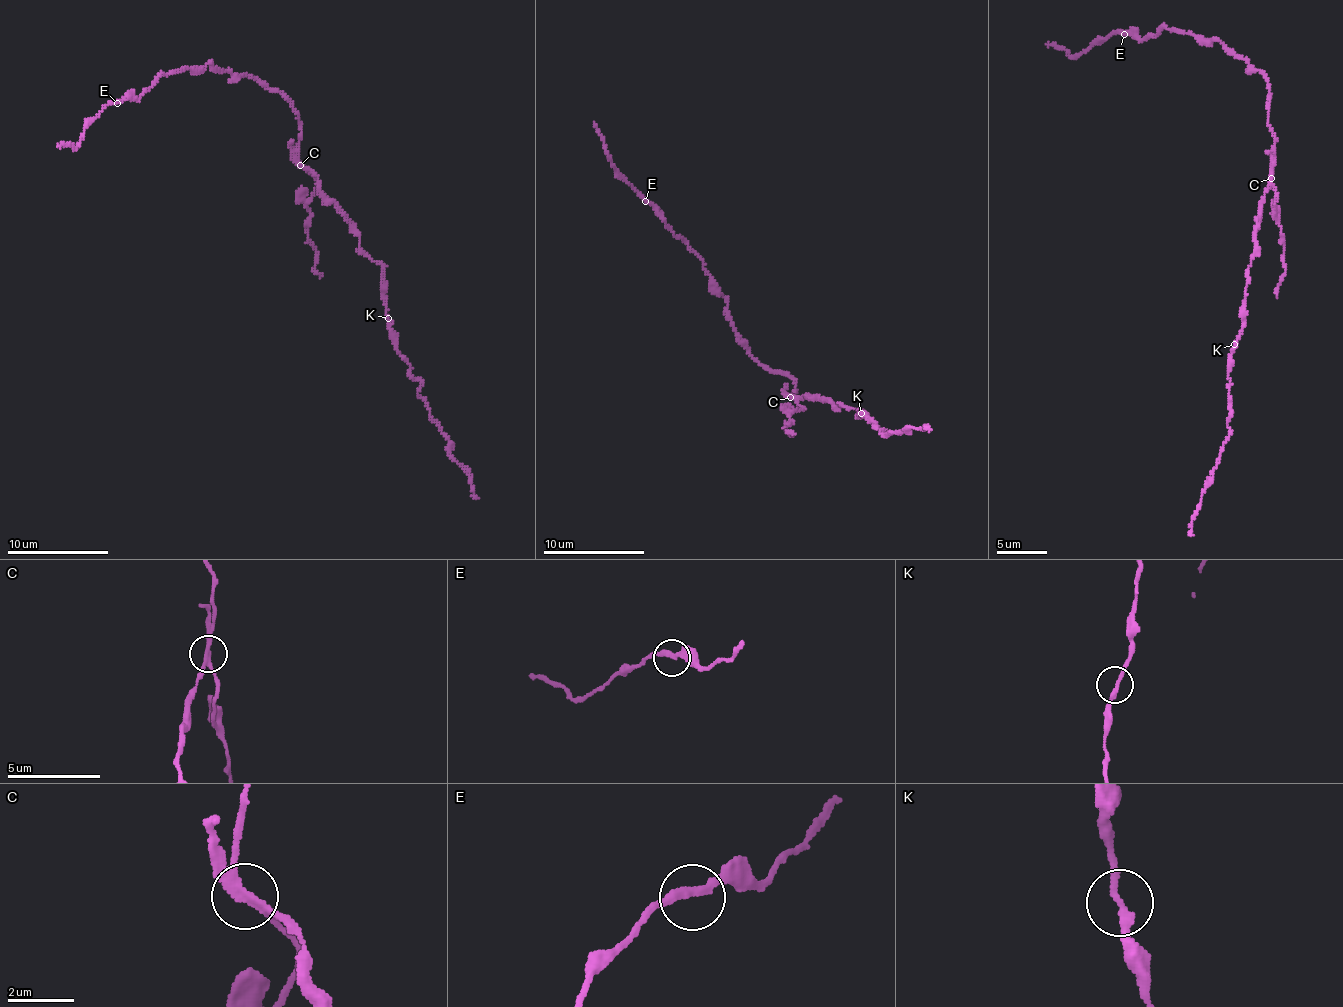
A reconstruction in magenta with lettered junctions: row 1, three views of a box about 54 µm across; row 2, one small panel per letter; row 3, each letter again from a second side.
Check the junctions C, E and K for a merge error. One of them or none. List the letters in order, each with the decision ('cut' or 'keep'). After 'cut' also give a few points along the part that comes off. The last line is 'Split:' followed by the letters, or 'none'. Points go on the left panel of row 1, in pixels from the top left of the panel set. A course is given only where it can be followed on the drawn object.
C: cut | (301, 164), (317, 181), (317, 190), (307, 204), (308, 242), (316, 251), (315, 268), (320, 278)
E: keep
K: keep
Split: C

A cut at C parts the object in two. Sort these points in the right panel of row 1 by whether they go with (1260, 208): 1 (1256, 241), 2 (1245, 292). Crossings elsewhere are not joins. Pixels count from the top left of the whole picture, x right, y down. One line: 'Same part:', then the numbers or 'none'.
Same part: 1, 2

